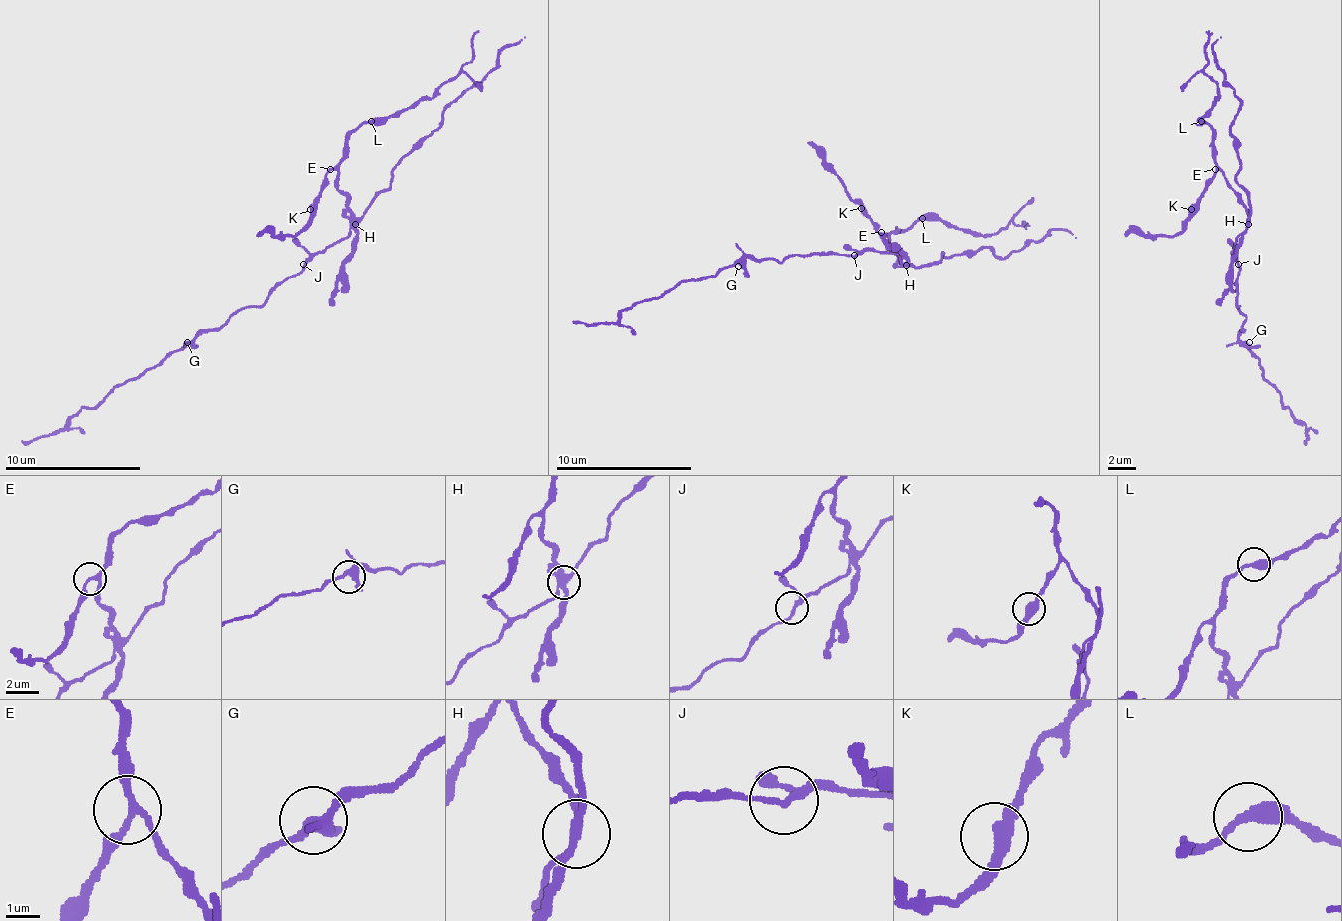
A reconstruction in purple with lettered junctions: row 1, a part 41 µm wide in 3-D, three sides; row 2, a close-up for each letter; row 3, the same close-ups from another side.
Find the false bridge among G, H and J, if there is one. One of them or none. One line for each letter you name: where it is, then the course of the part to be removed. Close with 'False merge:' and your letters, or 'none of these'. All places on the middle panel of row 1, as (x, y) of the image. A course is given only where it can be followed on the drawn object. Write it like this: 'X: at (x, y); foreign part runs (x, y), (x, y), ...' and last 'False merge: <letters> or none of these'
H: at (906, 265); foreign part runs (905, 266), (888, 245), (895, 232), (918, 221), (949, 221), (980, 235), (997, 235), (1010, 221), (1031, 225)
False merge: H

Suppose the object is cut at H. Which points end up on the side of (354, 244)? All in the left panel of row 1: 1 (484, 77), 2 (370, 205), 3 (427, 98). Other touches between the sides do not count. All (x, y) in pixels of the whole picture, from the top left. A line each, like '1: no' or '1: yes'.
1: no
2: no
3: yes

